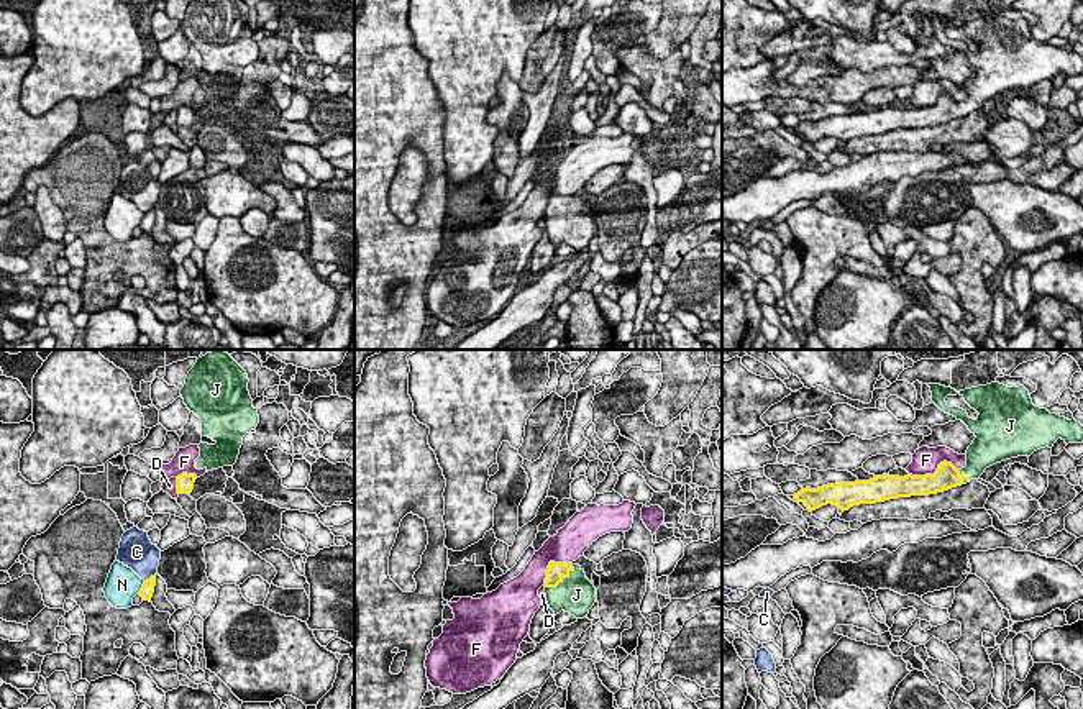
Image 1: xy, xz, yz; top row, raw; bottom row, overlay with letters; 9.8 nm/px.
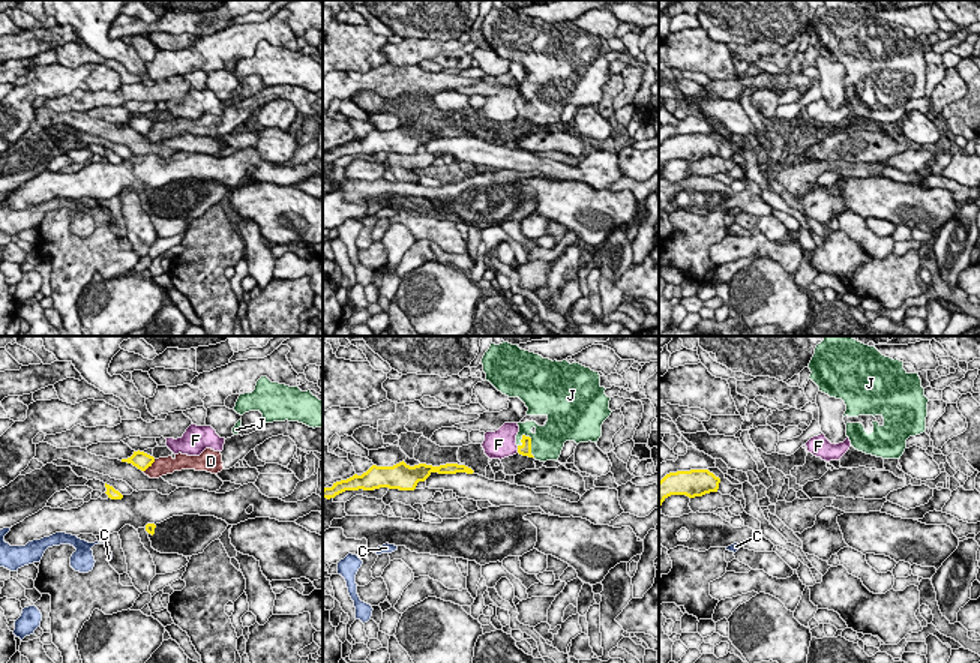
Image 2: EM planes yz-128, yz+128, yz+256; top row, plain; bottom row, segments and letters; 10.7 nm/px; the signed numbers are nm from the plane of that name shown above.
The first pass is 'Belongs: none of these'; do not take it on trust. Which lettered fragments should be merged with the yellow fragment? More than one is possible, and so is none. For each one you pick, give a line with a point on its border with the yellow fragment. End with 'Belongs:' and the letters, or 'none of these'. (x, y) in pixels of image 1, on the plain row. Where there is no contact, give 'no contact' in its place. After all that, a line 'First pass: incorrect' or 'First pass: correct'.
J: meets yellow in xz at (562, 212)
Belongs: J
First pass: incorrect

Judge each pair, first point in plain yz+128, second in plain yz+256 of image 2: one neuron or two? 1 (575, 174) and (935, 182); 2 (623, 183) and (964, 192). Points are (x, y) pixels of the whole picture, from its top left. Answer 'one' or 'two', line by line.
1: two
2: one

